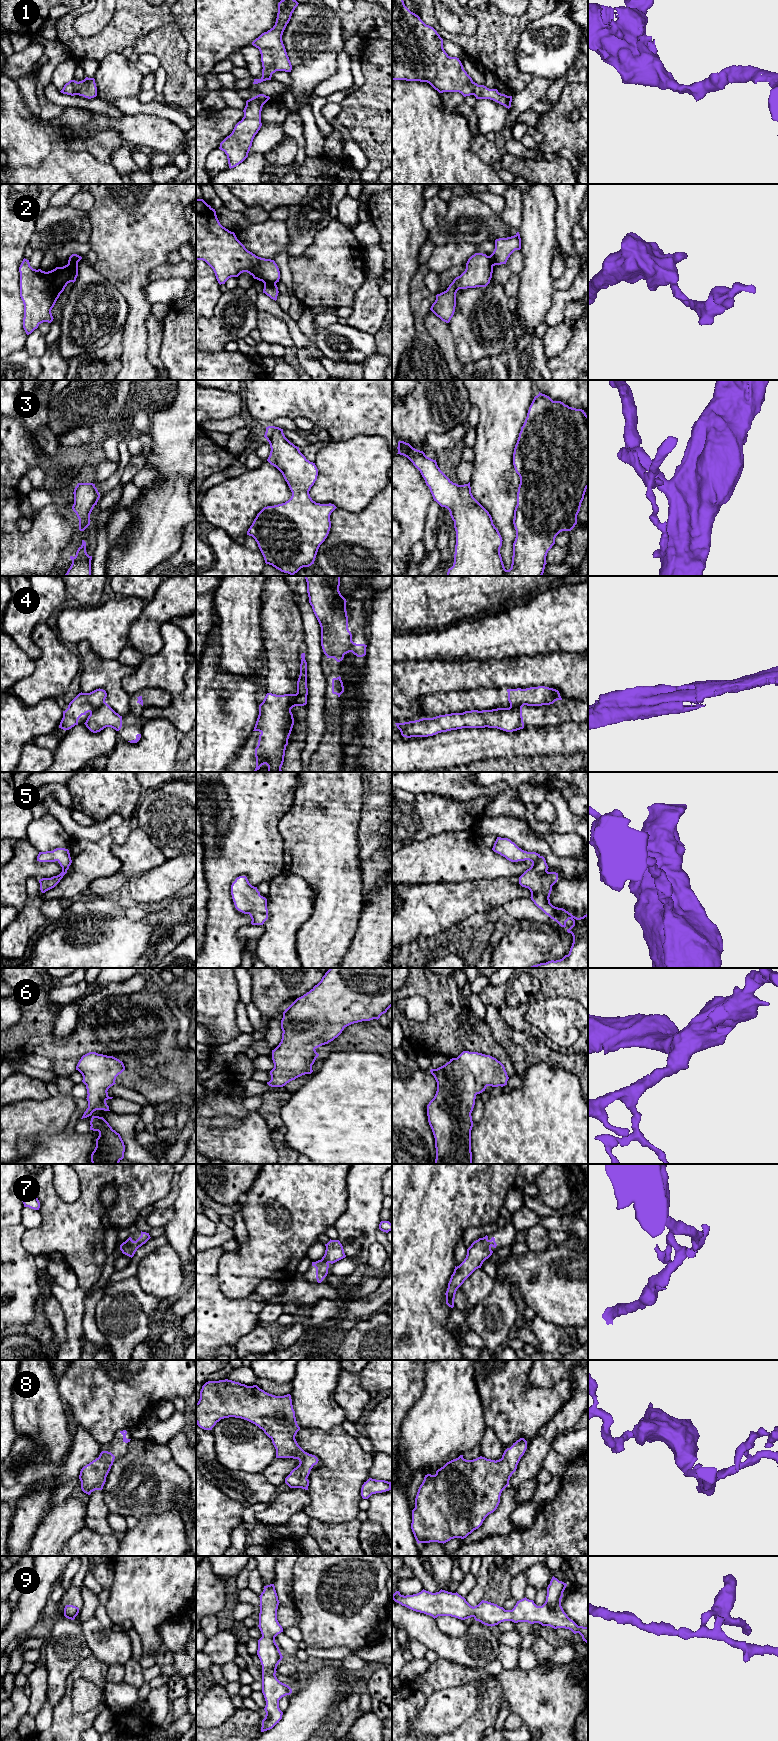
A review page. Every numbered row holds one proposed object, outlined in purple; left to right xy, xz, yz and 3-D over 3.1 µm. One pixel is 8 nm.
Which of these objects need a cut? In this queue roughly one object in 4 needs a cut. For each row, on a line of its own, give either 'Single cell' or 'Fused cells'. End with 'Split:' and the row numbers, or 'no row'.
1: Single cell
2: Fused cells
3: Single cell
4: Fused cells
5: Single cell
6: Single cell
7: Single cell
8: Single cell
9: Single cell
Split: 2, 4

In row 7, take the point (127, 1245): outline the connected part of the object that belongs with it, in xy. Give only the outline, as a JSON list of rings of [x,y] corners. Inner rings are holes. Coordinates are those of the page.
[[[141,1231],[141,1236],[136,1241],[133,1241],[132,1238],[129,1237],[120,1245],[120,1250],[123,1254],[132,1258],[137,1249],[145,1244],[150,1238],[149,1233]]]

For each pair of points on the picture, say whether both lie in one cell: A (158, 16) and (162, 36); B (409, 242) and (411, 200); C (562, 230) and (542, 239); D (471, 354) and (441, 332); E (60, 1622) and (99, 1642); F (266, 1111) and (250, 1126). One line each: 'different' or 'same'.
A: different
B: same
C: different
D: different
E: different
F: different

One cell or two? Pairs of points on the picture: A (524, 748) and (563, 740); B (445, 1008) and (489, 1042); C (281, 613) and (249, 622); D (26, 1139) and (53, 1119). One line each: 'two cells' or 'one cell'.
A: one cell
B: one cell
C: two cells
D: one cell

